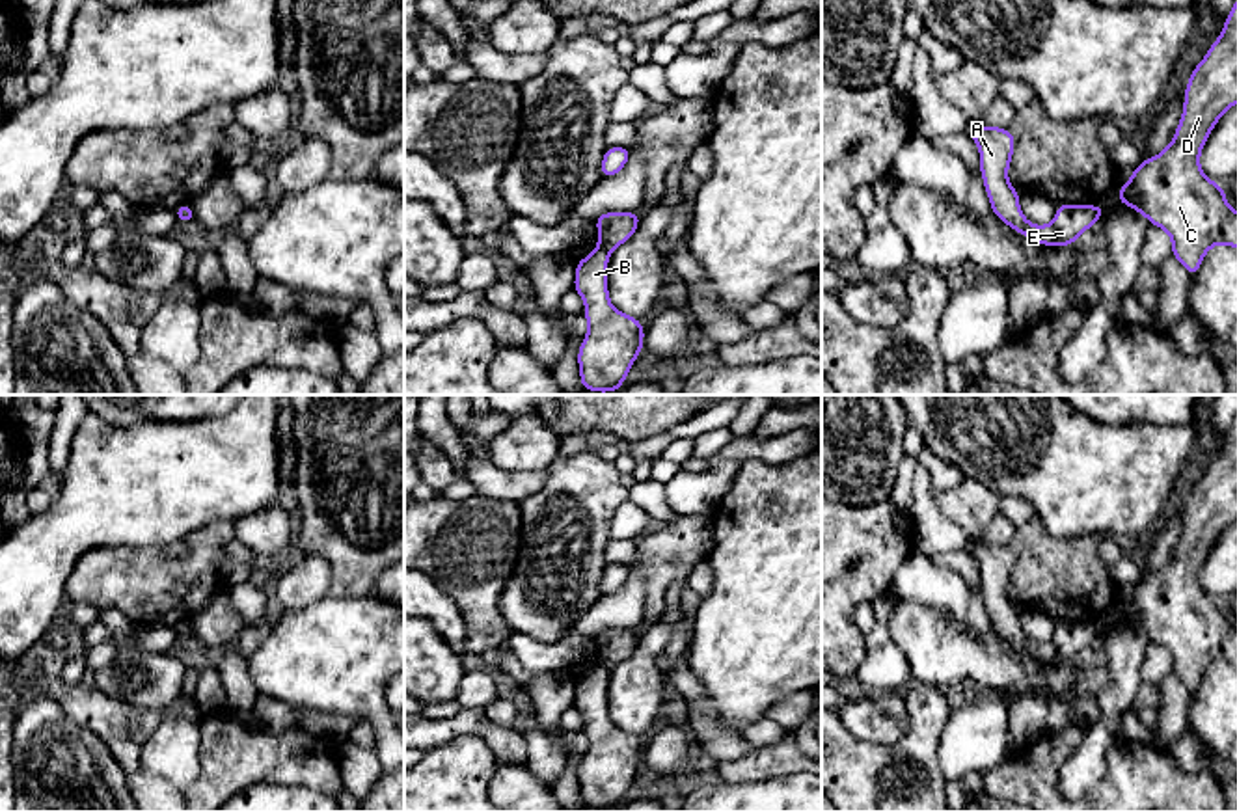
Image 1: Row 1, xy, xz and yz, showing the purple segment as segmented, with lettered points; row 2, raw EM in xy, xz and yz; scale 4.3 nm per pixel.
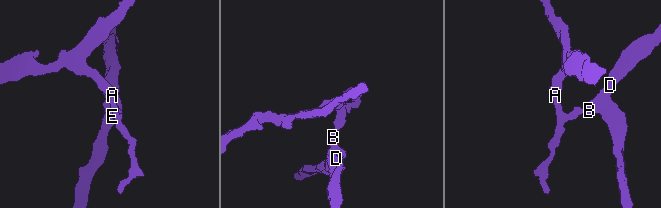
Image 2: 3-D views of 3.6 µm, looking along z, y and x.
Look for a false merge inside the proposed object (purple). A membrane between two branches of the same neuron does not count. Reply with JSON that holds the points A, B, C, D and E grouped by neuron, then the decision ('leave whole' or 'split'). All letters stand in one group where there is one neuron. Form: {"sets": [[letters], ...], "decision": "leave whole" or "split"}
{"sets": [["A", "E"], ["B", "C", "D"]], "decision": "split"}

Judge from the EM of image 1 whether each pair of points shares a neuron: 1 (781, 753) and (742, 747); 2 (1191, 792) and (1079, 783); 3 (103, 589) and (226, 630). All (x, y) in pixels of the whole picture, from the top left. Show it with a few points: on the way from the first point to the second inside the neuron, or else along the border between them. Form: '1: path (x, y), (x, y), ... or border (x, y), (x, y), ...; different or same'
1: border (753, 749), (716, 764); different
2: border (1113, 744), (1105, 755), (1105, 773), (1087, 792); different
3: border (222, 587), (189, 621); different

